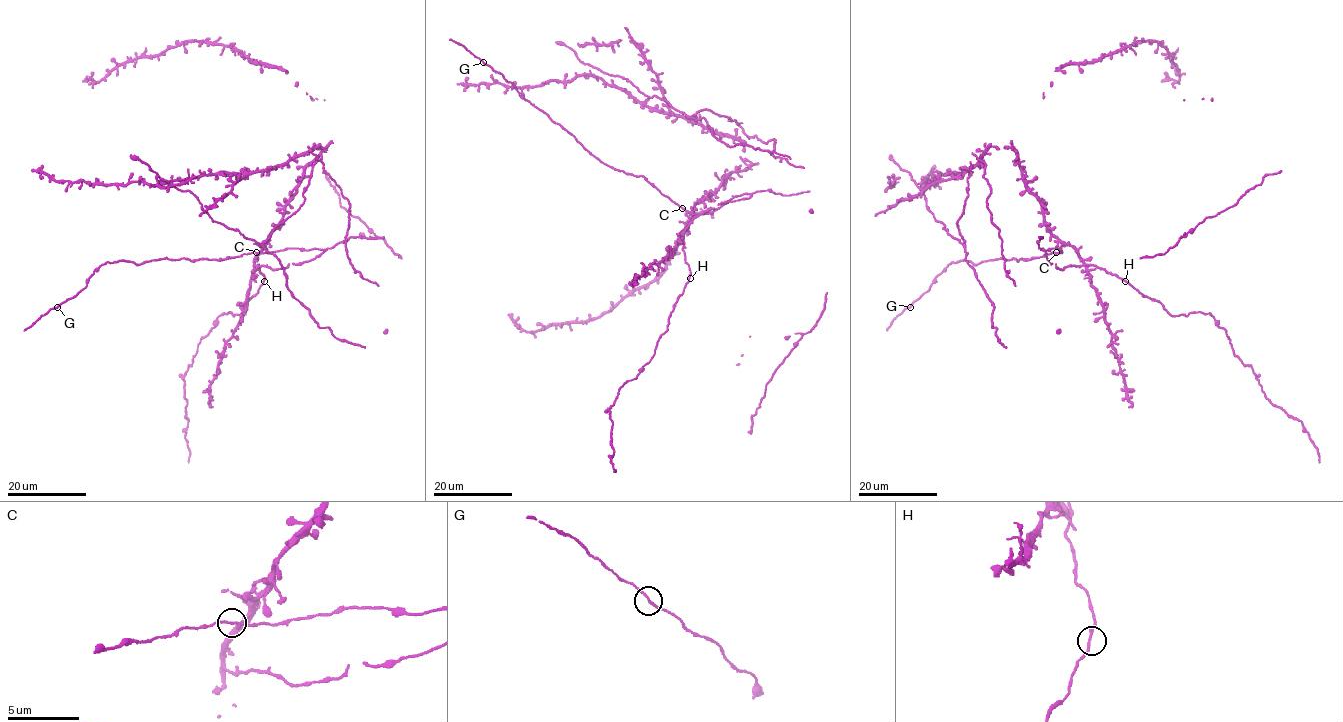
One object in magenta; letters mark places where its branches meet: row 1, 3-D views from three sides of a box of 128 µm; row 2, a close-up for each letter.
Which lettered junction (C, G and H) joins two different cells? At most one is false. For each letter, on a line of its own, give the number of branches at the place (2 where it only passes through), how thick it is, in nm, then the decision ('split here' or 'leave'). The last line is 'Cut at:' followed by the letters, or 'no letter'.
C: 2 | 140 nm | leave
G: 2 | 160 nm | leave
H: 2 | 180 nm | leave
Cut at: no letter

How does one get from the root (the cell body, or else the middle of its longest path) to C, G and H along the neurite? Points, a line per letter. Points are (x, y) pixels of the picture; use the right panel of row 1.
C: (1006, 147), (1011, 147), (1018, 155), (1026, 186), (1043, 208), (1044, 224), (1061, 244), (1060, 252), (1055, 252)
G: (1006, 147), (1018, 155), (1060, 252), (952, 262), (909, 307)
H: (1006, 147), (1018, 155), (1026, 186), (1043, 208), (1046, 228), (1075, 250), (1081, 266), (1095, 265), (1125, 281)

